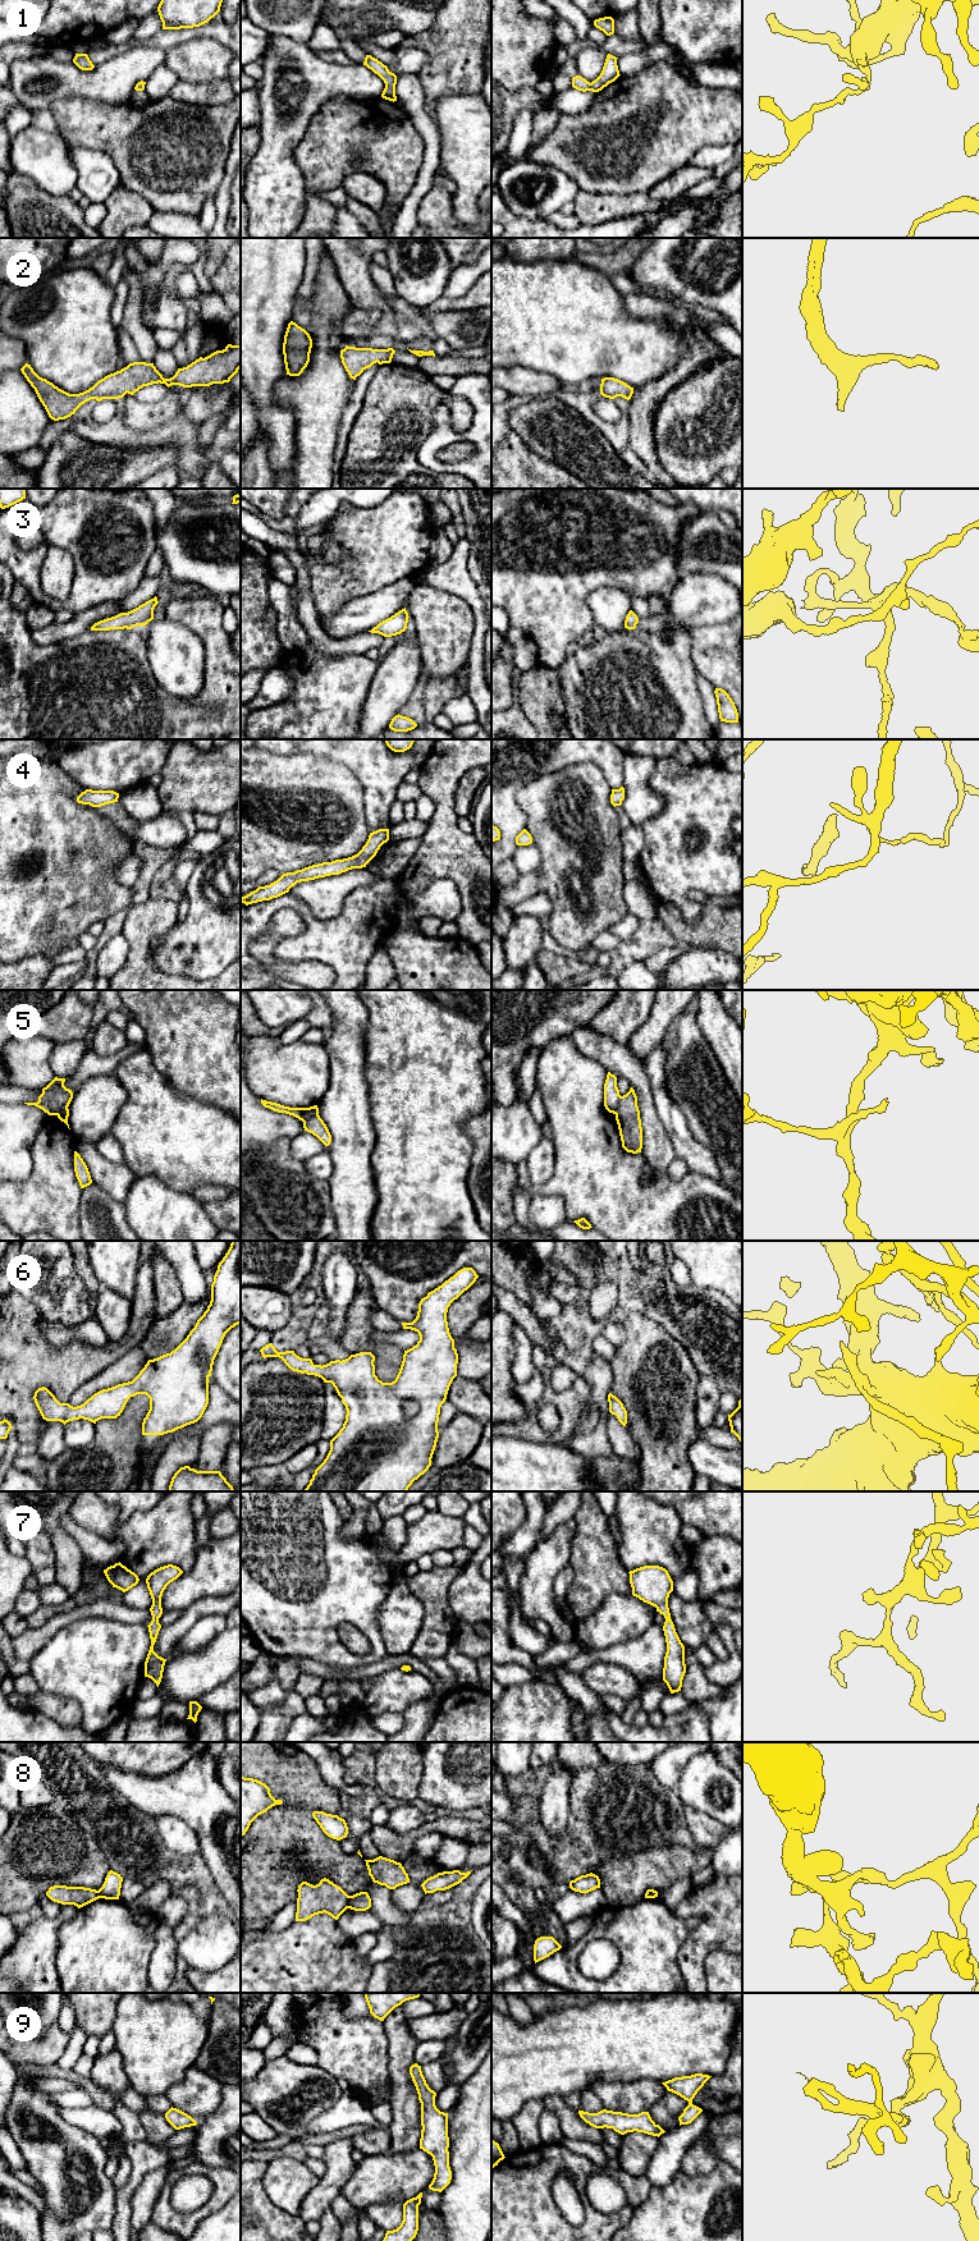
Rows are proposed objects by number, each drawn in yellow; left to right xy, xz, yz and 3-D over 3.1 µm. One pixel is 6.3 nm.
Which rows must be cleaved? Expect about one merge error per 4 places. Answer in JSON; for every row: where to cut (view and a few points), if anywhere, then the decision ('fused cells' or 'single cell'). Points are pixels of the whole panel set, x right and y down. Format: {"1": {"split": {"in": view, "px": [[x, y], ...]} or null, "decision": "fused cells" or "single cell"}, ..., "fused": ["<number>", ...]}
{"1": {"split": null, "decision": "single cell"}, "2": {"split": null, "decision": "single cell"}, "3": {"split": null, "decision": "single cell"}, "4": {"split": null, "decision": "single cell"}, "5": {"split": null, "decision": "single cell"}, "6": {"split": null, "decision": "single cell"}, "7": {"split": null, "decision": "single cell"}, "8": {"split": {"in": "xz", "px": [[351, 1896], [348, 1907]]}, "decision": "fused cells"}, "9": {"split": null, "decision": "single cell"}, "fused": ["8"]}

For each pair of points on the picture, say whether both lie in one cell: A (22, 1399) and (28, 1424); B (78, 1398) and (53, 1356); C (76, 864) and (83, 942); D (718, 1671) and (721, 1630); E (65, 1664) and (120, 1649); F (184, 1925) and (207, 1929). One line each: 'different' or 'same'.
A: same
B: different
C: different
D: same
E: same
F: different

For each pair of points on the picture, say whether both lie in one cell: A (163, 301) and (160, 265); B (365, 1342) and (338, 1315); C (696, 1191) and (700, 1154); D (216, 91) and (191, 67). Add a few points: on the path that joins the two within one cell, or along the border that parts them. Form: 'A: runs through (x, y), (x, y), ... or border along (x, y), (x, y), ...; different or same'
A: runs through (160, 292), (159, 274); same
B: border along (356, 1295), (348, 1309), (344, 1330), (339, 1342); different
C: border along (689, 1169), (719, 1182); different
D: border along (227, 78), (206, 82), (179, 81); different

